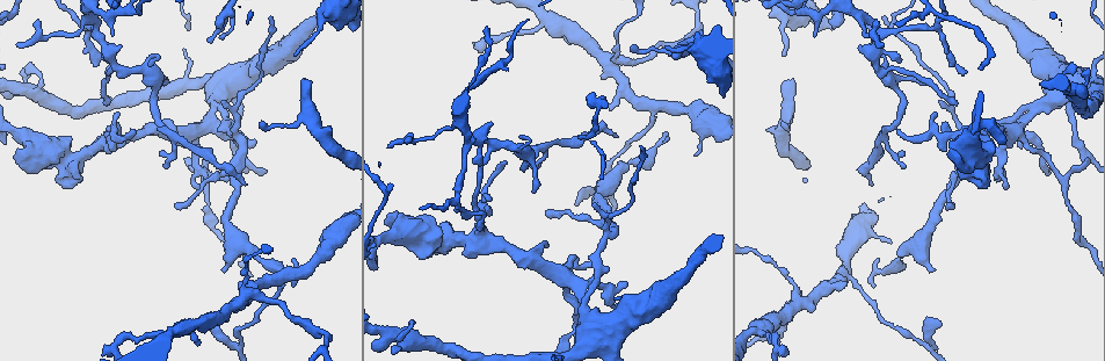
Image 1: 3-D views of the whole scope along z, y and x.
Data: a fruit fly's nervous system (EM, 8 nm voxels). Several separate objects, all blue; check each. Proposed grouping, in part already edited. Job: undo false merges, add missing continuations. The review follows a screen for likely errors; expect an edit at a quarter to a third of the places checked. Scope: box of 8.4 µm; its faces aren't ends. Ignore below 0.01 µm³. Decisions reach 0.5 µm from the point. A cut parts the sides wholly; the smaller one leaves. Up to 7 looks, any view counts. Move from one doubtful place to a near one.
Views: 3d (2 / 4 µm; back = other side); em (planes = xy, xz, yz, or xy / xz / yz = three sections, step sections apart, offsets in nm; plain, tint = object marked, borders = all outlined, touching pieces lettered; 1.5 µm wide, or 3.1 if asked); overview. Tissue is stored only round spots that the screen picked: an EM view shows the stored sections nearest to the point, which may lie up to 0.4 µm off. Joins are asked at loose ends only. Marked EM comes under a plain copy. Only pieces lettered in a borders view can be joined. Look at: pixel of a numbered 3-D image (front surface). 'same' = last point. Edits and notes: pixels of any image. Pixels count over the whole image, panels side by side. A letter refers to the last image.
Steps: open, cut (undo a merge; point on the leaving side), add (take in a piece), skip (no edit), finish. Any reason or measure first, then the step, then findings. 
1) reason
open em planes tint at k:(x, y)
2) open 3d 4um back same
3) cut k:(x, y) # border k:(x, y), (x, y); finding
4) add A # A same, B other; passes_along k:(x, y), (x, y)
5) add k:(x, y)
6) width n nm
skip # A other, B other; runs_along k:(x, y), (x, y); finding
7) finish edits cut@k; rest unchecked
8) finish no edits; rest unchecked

free end
open em xy step 8 tint at 1:(791, 81)

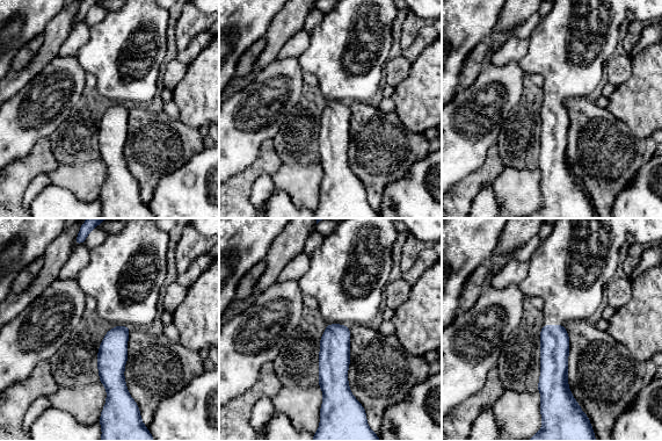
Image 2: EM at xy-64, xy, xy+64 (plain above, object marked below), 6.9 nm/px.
cut it another way
open em planes borders same

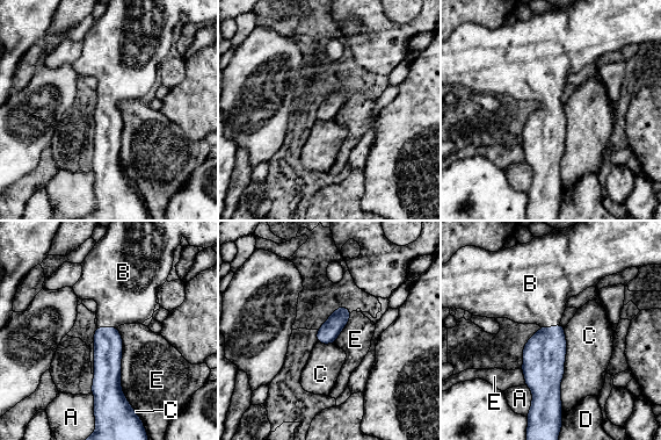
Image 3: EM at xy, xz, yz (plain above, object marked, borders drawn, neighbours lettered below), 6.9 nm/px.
add B # A other, B same, C other, D other, E other; passes_along 3:(108, 343), (107, 327), (124, 296); it goes on there

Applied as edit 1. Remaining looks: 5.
free end
open 3d 2um at 1:(535, 191)

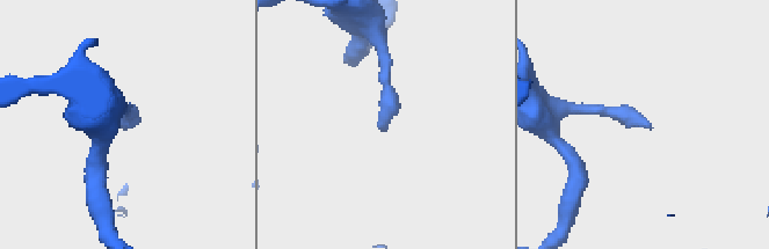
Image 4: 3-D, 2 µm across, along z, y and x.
open em planes borders at 4:(125, 130)

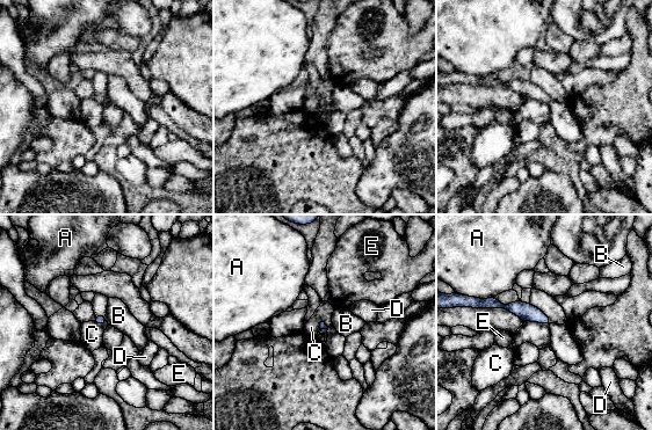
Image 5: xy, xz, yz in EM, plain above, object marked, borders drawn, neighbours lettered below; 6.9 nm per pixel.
skip # A other, B other, C other, D other, E other; runs_along 5:(482, 305), (516, 307), (547, 321); none of them fits

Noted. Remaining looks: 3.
an open end
open em yz step 4 tint at 1:(538, 168)

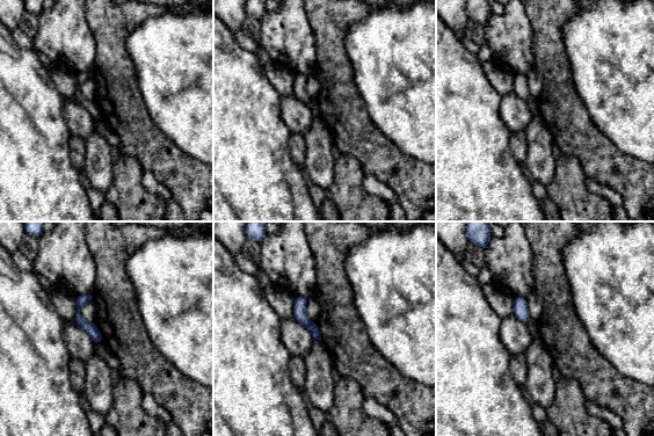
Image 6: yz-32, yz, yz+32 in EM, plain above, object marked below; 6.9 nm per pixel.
open em planes borders same

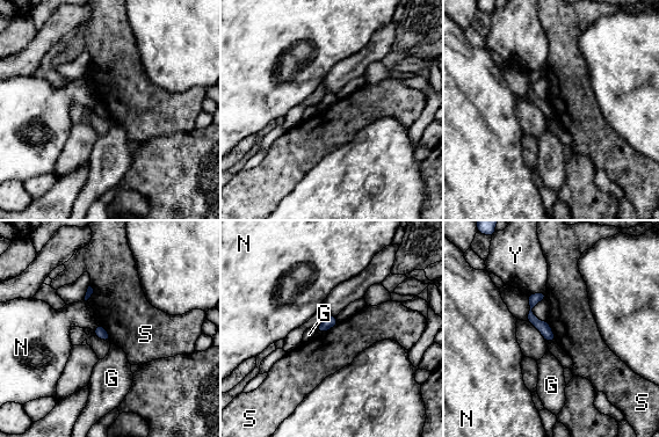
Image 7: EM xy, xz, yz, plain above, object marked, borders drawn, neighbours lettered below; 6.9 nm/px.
longest_contact S 170 nm
skip # G other, N other, S other, Y other; border 7:(339, 322), (324, 332), (317, 332); none of them fits

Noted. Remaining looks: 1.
finish edits add@3; rest unchecked

